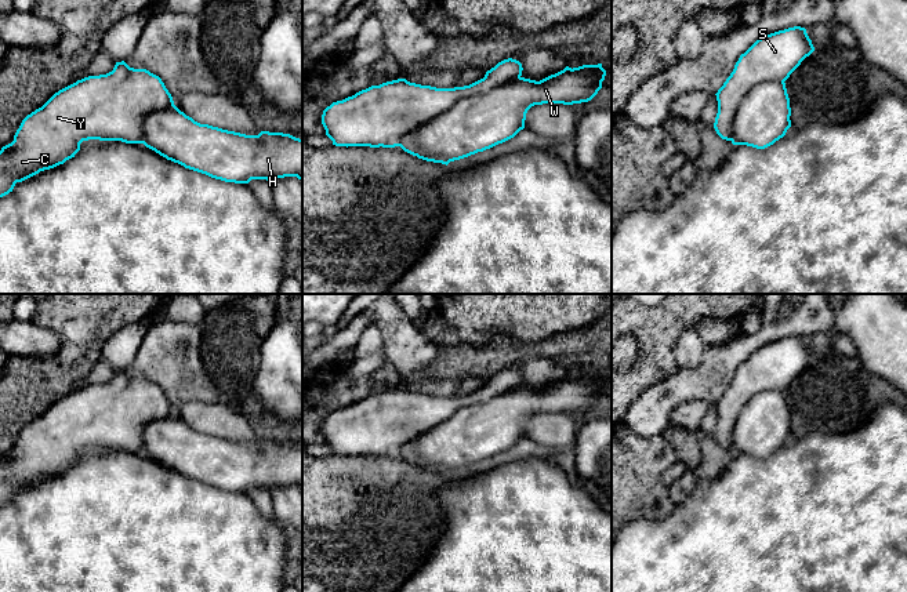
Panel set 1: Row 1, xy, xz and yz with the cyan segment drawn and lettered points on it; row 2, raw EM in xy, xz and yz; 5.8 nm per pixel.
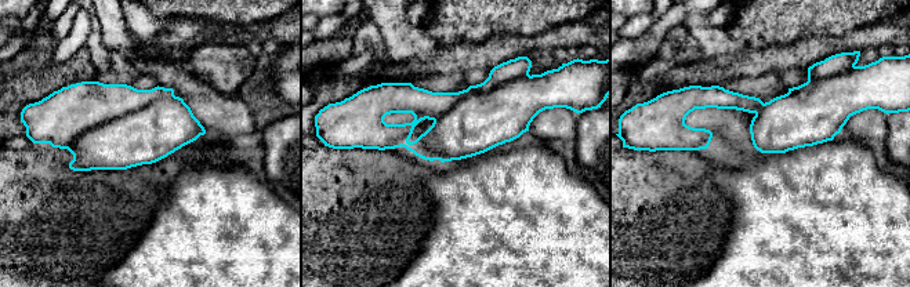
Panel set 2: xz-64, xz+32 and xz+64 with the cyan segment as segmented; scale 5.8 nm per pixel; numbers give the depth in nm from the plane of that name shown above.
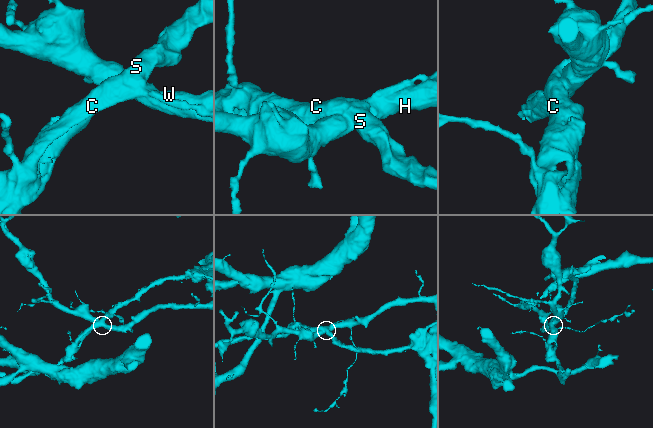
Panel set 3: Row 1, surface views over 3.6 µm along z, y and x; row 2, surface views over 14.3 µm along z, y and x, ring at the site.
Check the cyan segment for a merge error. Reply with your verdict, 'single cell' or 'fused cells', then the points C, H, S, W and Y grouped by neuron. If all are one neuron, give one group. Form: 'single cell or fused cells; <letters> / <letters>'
fused cells; C S Y / H W

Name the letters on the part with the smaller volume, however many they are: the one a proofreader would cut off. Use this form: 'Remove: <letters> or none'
Remove: C, S, Y

